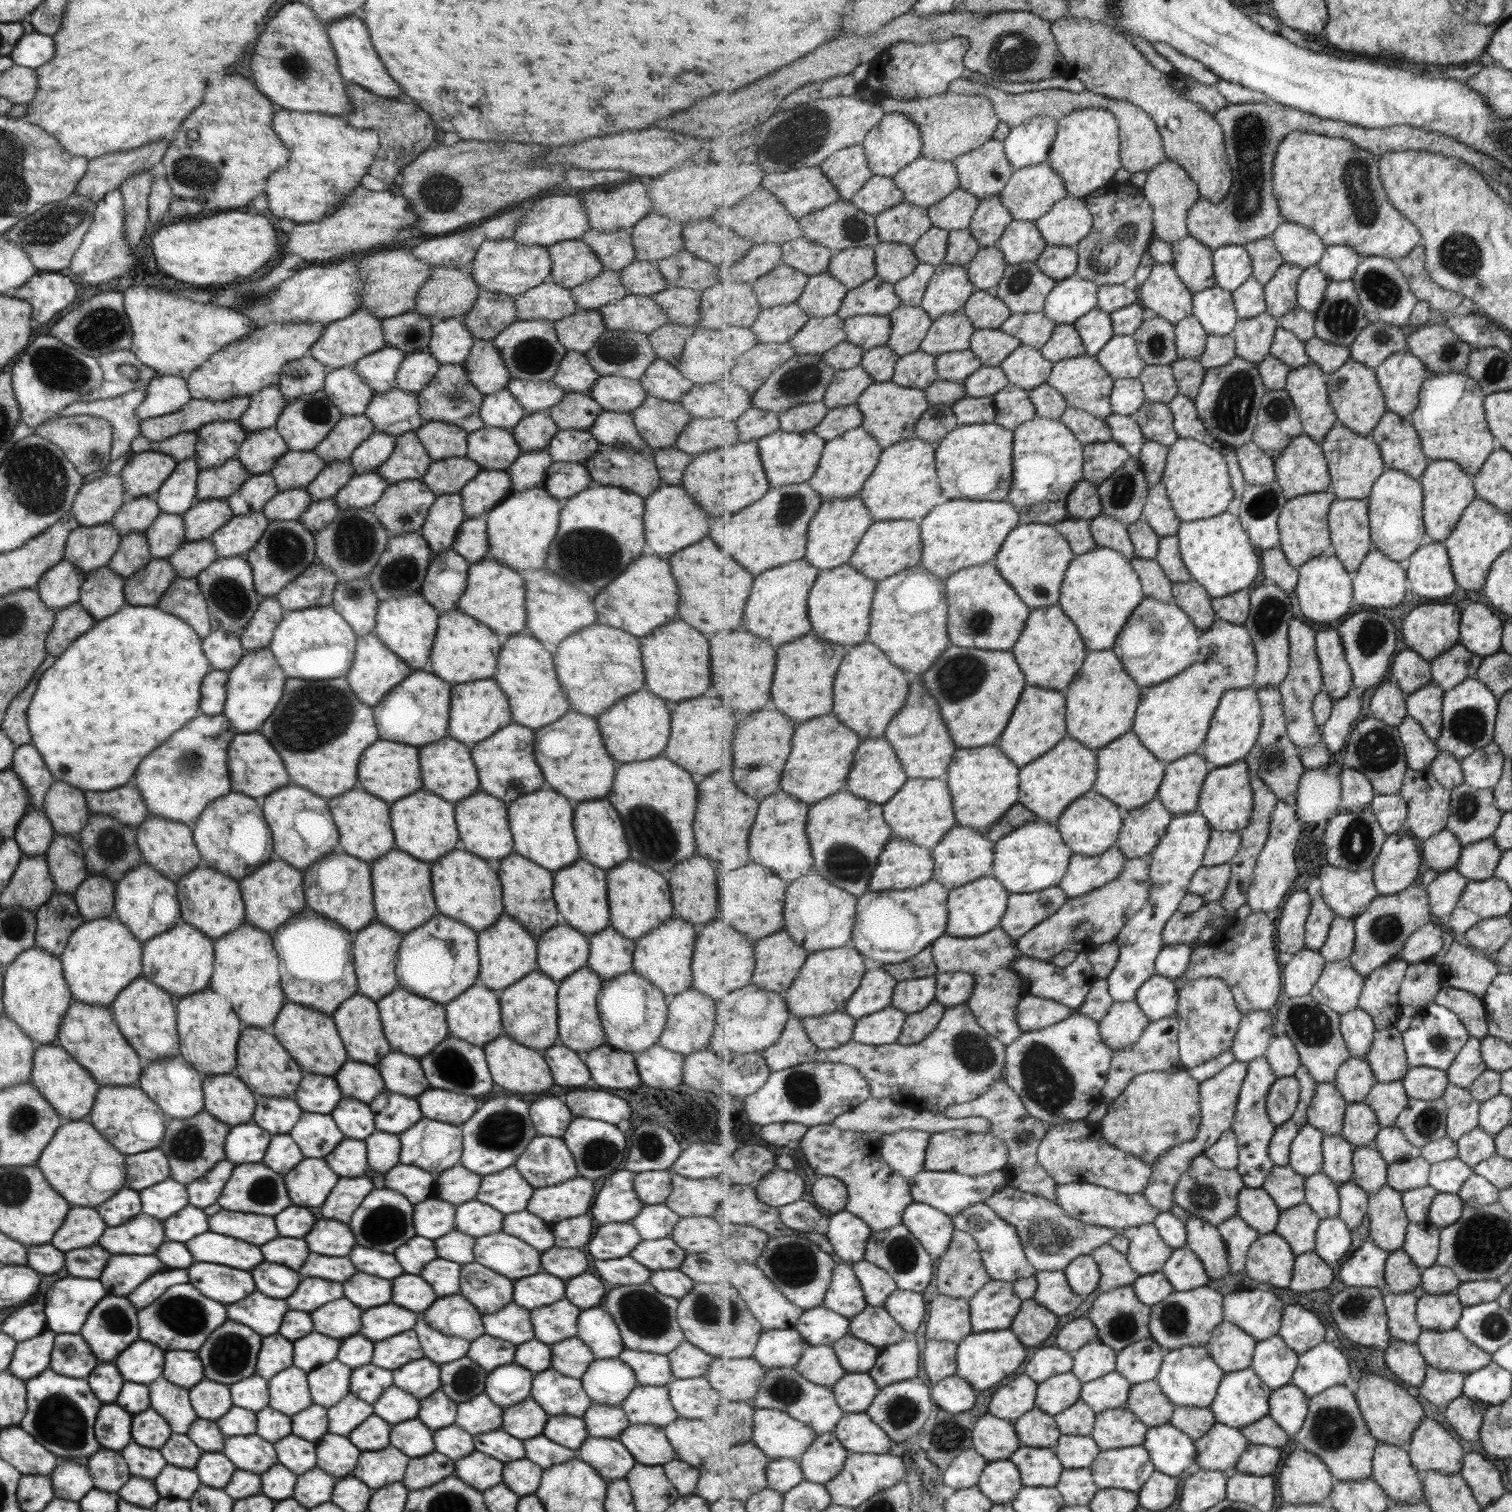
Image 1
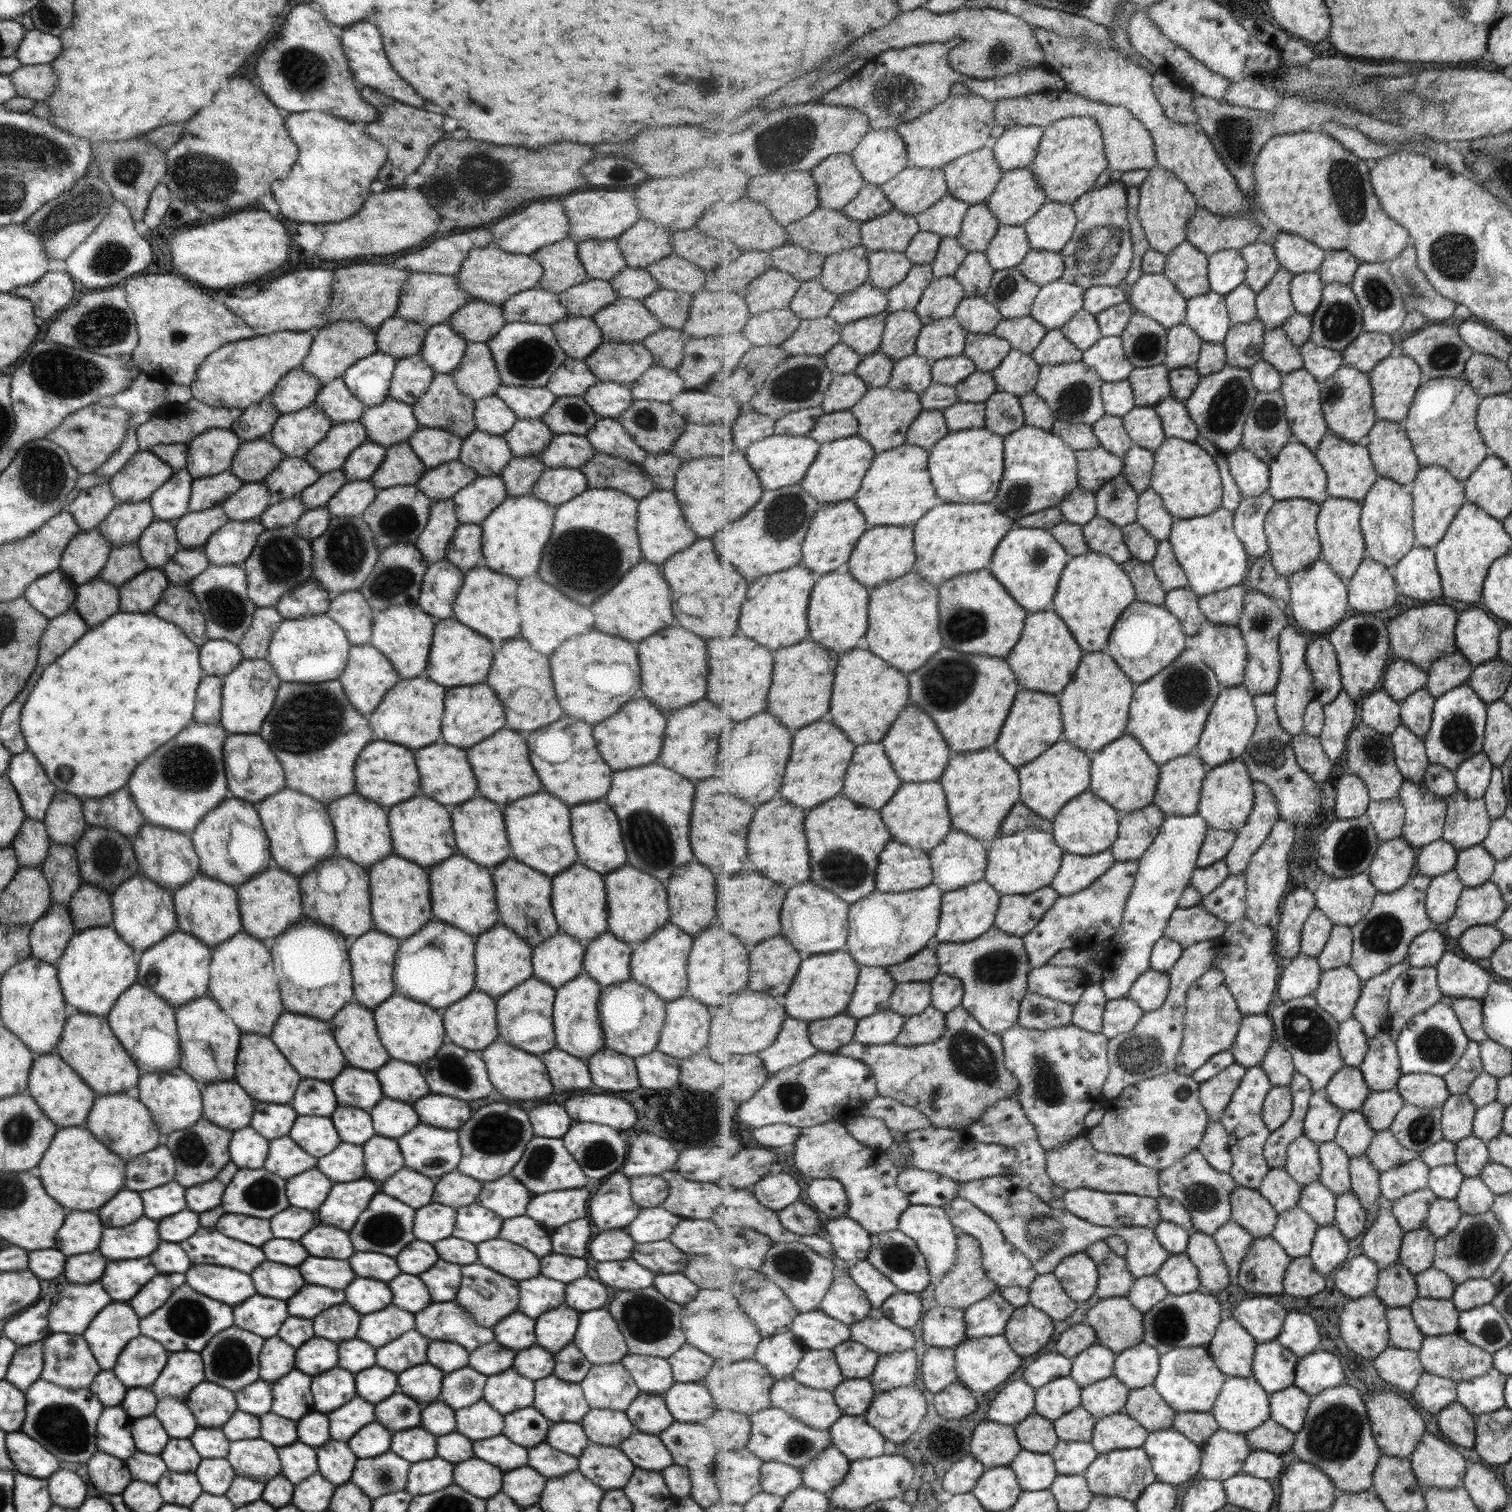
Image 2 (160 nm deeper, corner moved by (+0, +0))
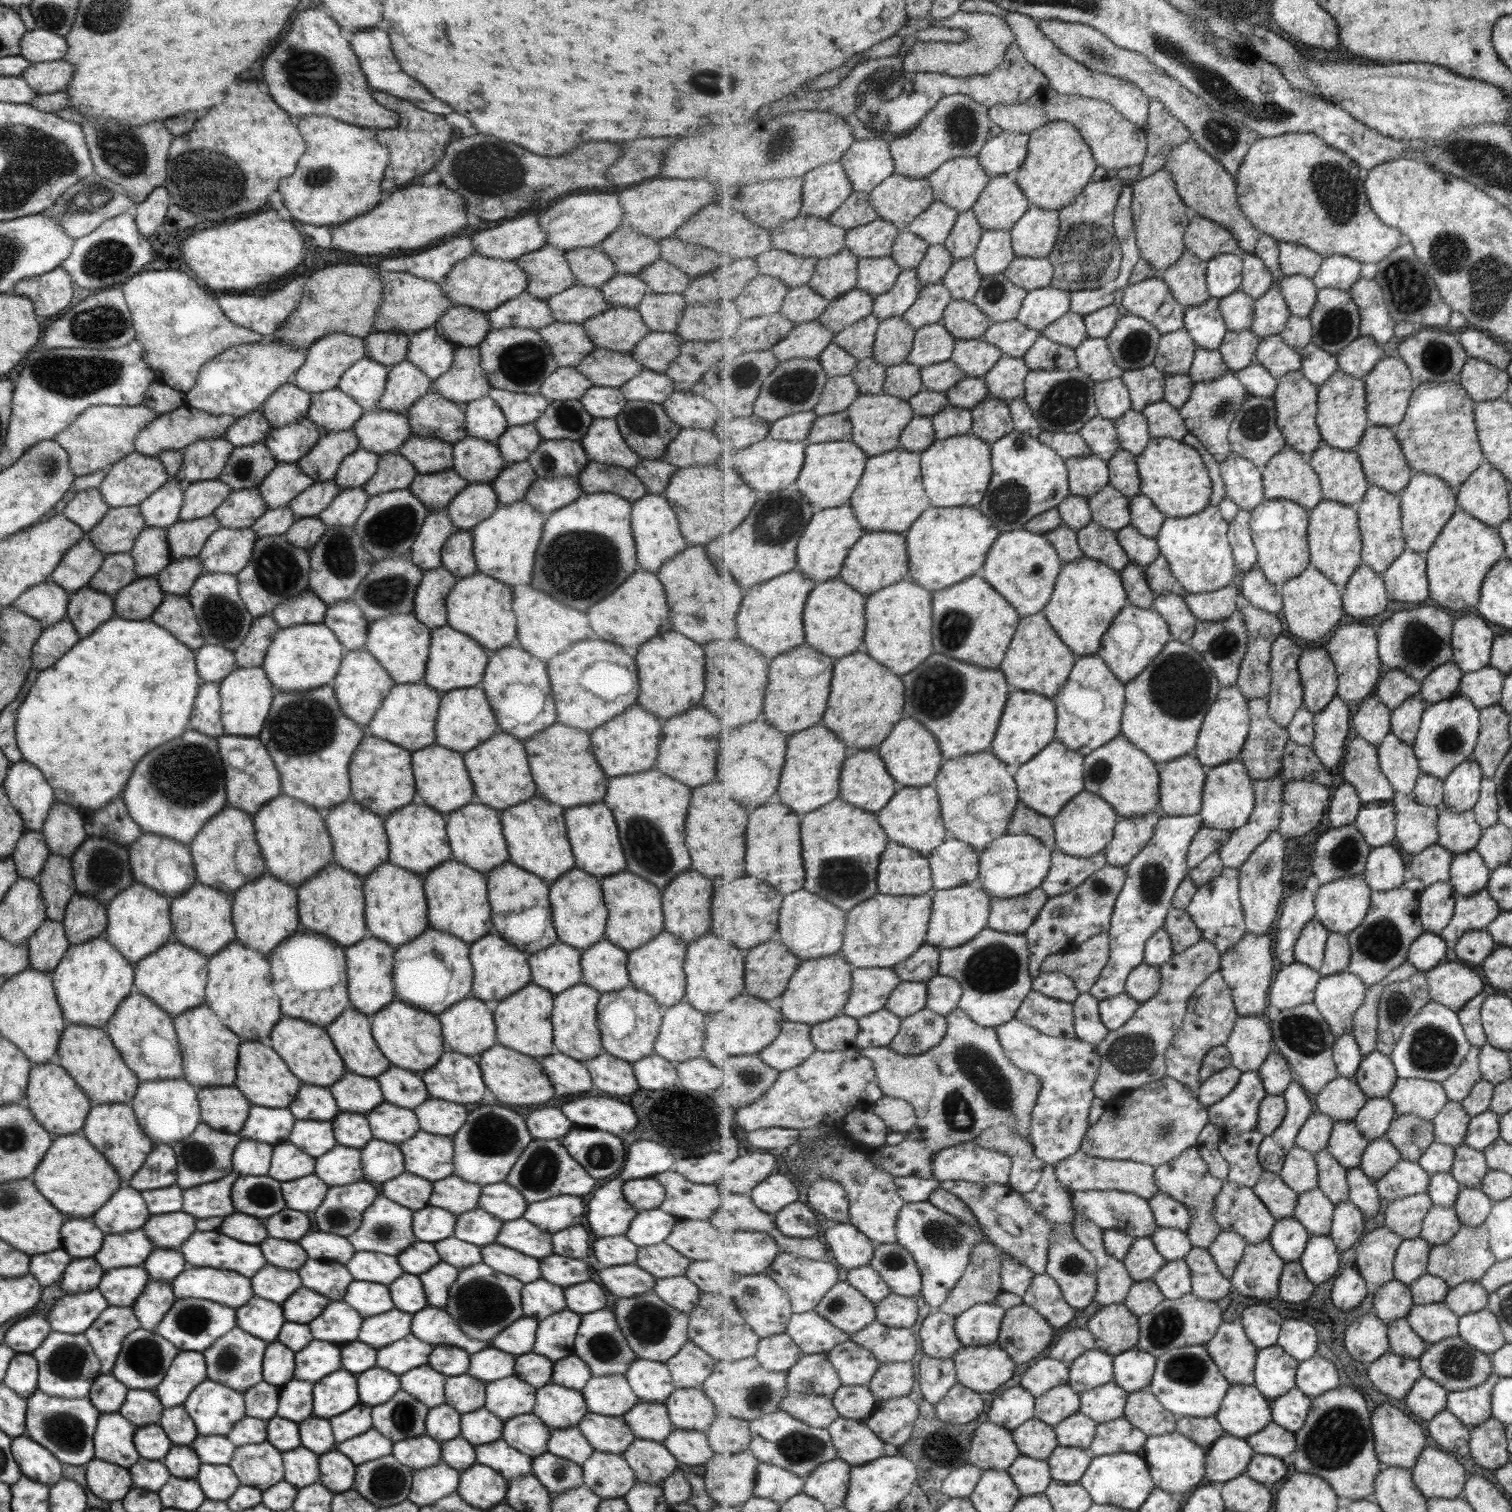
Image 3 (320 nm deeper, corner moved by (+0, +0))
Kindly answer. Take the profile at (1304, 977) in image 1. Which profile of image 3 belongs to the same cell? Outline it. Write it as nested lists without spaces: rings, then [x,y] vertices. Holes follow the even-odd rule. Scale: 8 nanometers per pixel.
[[[1306,964],[1282,966],[1272,982],[1272,1006],[1277,1010],[1297,1008],[1314,1002],[1316,988],[1324,976]]]

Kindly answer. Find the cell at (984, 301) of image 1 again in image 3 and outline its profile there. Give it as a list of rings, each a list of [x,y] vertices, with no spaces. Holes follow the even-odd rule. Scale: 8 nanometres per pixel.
[[[955,300],[940,321],[958,339],[981,339],[993,321],[973,301]]]

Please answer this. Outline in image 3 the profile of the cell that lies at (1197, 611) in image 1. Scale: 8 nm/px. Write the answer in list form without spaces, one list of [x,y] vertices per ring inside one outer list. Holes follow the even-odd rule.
[[[1172,593],[1159,595],[1151,610],[1158,611],[1167,620],[1173,639],[1187,643],[1193,638],[1198,619],[1191,613],[1185,597]]]

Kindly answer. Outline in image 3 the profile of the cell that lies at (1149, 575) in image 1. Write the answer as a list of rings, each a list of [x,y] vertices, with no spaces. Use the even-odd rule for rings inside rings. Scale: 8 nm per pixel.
[[[1132,563],[1120,571],[1125,584],[1125,590],[1129,594],[1130,604],[1139,606],[1141,609],[1152,609],[1156,600],[1155,591],[1147,580],[1147,566]]]

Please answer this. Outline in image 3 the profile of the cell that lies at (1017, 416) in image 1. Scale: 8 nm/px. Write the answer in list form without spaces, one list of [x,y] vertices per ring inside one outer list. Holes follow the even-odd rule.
[[[989,395],[972,409],[974,428],[971,433],[991,445],[1014,431],[1014,418],[1009,402]]]

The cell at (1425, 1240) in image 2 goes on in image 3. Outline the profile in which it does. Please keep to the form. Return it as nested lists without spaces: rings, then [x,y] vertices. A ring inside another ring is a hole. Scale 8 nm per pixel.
[[[1423,1237],[1404,1239],[1394,1260],[1395,1279],[1411,1285],[1428,1273],[1433,1245]]]

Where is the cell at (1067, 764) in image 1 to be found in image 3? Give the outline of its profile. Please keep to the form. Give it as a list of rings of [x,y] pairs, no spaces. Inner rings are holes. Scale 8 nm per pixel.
[[[1055,740],[1029,762],[1020,765],[1015,774],[1020,802],[1052,820],[1061,813],[1072,798],[1086,790],[1086,778],[1083,774],[1085,758],[1077,752]]]

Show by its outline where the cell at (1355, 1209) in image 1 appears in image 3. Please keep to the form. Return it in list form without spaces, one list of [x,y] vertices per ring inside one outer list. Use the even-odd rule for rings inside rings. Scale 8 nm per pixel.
[[[1350,1200],[1335,1206],[1334,1221],[1329,1235],[1334,1238],[1339,1252],[1353,1248],[1353,1244],[1361,1240],[1364,1236],[1365,1221],[1363,1211]]]

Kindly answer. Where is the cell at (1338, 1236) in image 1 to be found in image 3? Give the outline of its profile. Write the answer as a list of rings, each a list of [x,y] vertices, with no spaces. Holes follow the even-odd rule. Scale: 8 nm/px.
[[[1312,1235],[1299,1261],[1311,1282],[1323,1284],[1341,1268],[1341,1252],[1330,1235]]]

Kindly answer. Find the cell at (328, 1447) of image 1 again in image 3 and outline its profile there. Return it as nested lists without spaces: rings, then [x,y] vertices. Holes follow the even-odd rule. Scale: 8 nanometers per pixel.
[[[333,1448],[325,1454],[318,1455],[318,1480],[327,1490],[341,1493],[352,1489],[355,1465]]]

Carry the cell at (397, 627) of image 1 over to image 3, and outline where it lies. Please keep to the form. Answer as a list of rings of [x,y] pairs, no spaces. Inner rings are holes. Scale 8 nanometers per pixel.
[[[411,613],[387,615],[368,625],[364,649],[383,667],[394,684],[415,684],[424,676],[430,631]]]

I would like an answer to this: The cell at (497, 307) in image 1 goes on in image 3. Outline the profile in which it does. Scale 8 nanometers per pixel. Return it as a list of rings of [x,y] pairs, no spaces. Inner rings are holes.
[[[461,305],[447,307],[432,327],[437,335],[463,348],[477,346],[490,330],[483,312]]]

